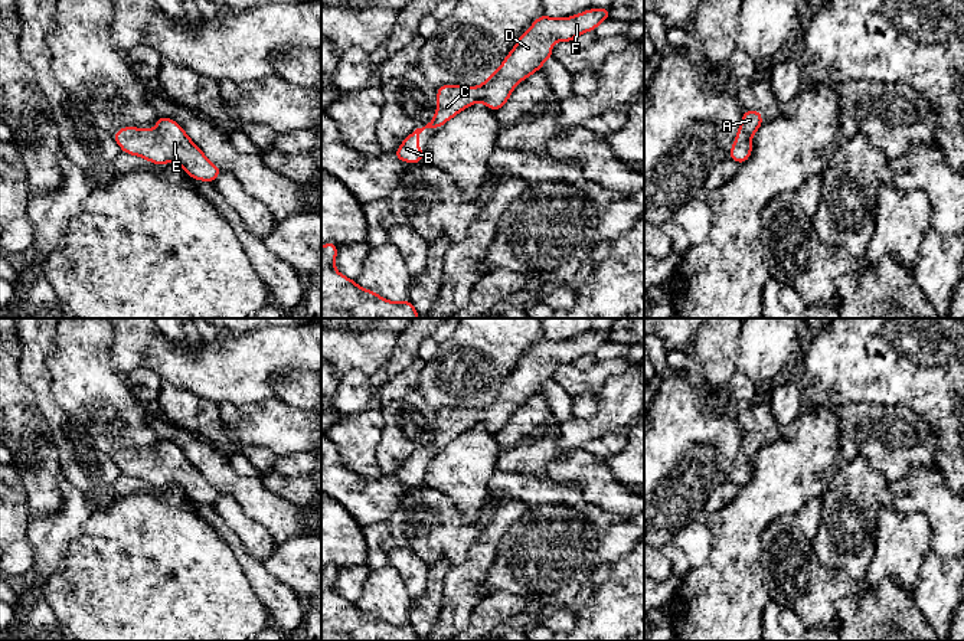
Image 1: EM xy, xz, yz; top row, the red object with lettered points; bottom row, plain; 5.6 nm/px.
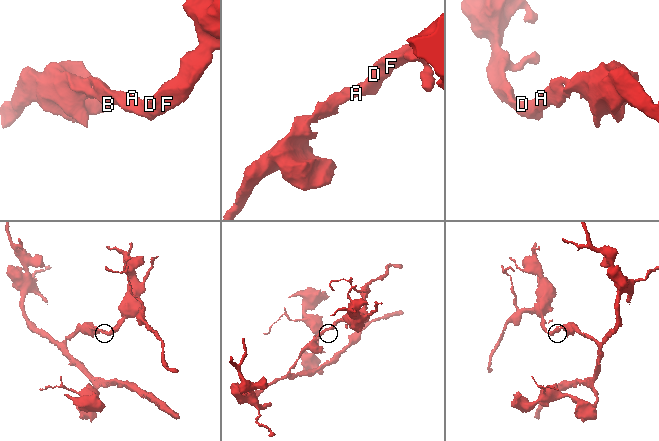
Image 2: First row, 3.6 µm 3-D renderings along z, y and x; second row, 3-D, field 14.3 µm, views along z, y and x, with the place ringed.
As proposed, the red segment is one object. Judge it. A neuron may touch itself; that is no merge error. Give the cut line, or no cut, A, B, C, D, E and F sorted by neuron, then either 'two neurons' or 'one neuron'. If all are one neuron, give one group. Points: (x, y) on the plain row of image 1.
no cut; A B C D E F; one neuron

